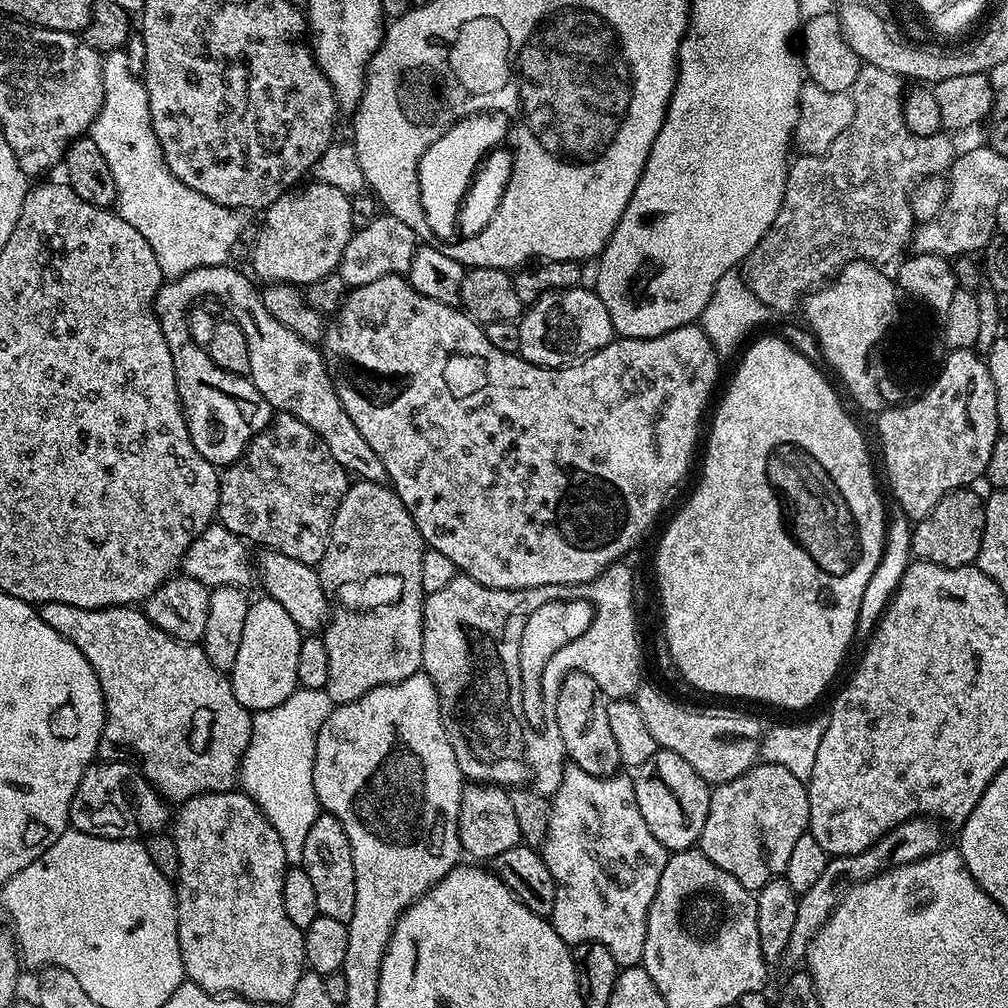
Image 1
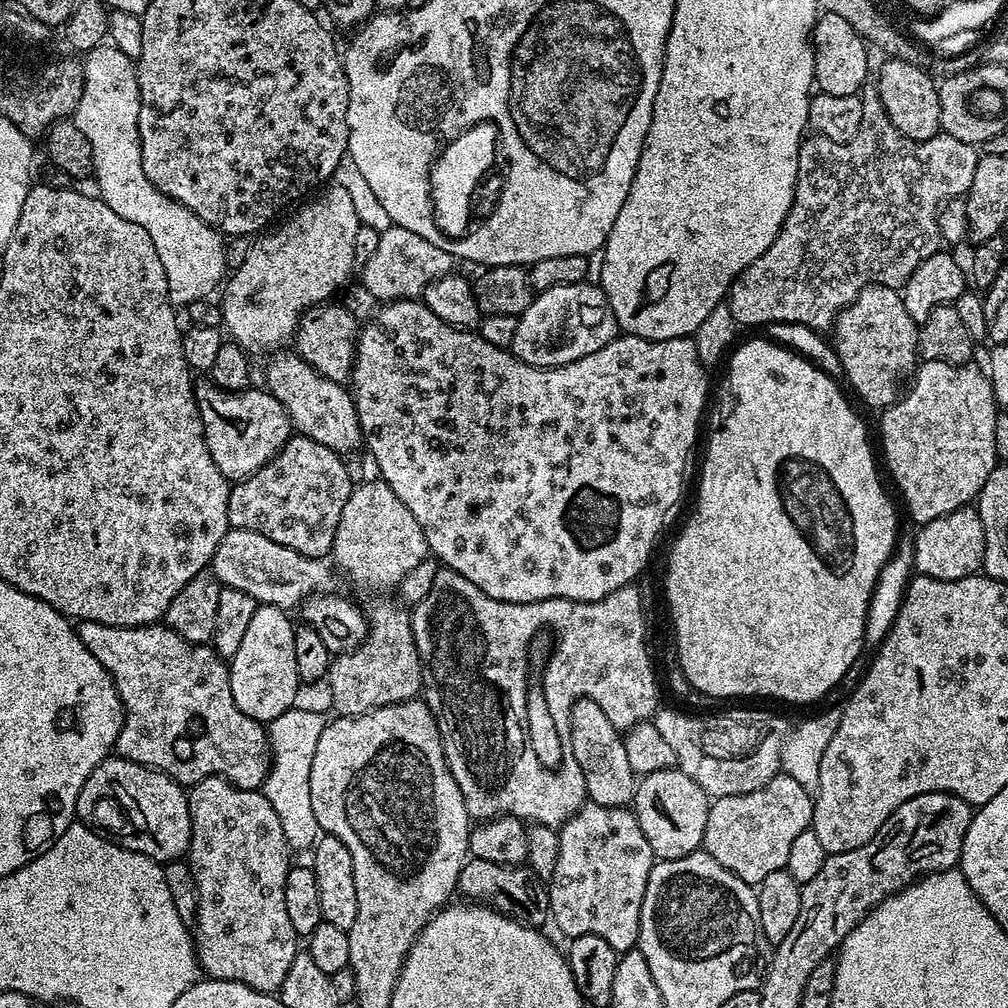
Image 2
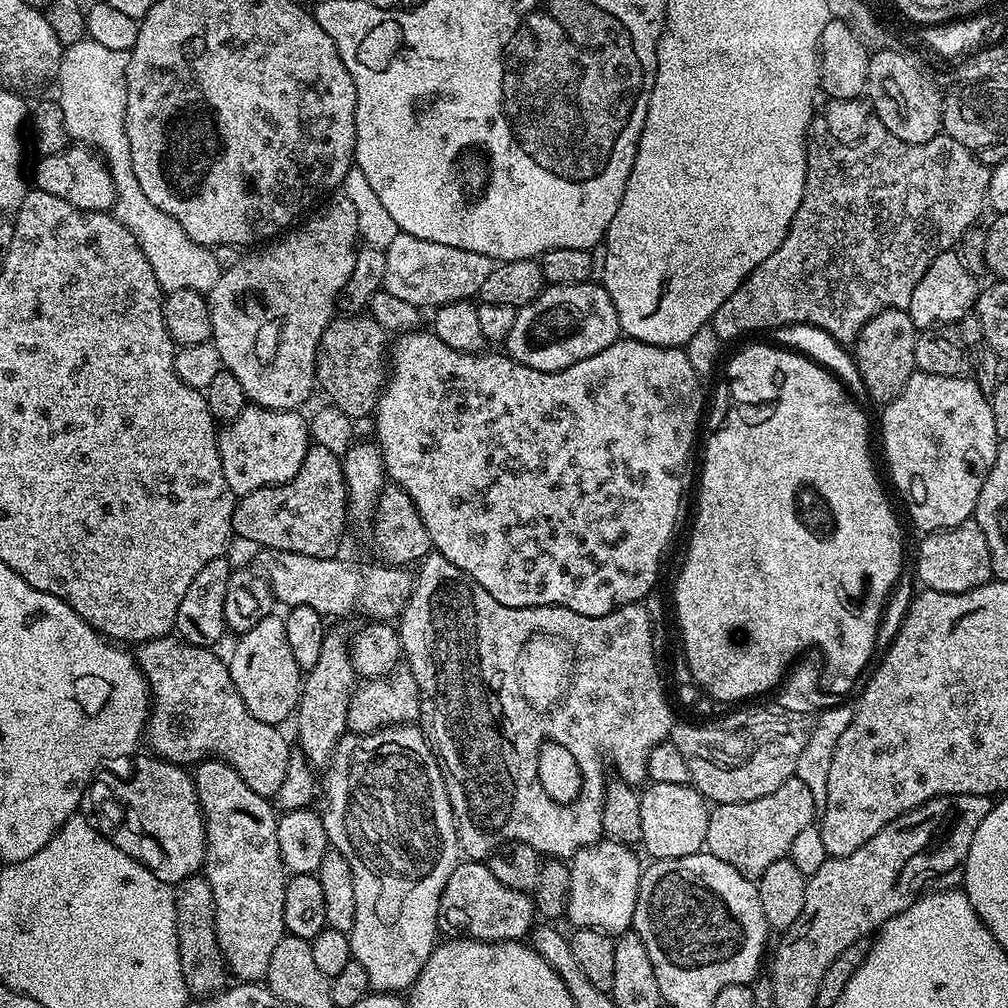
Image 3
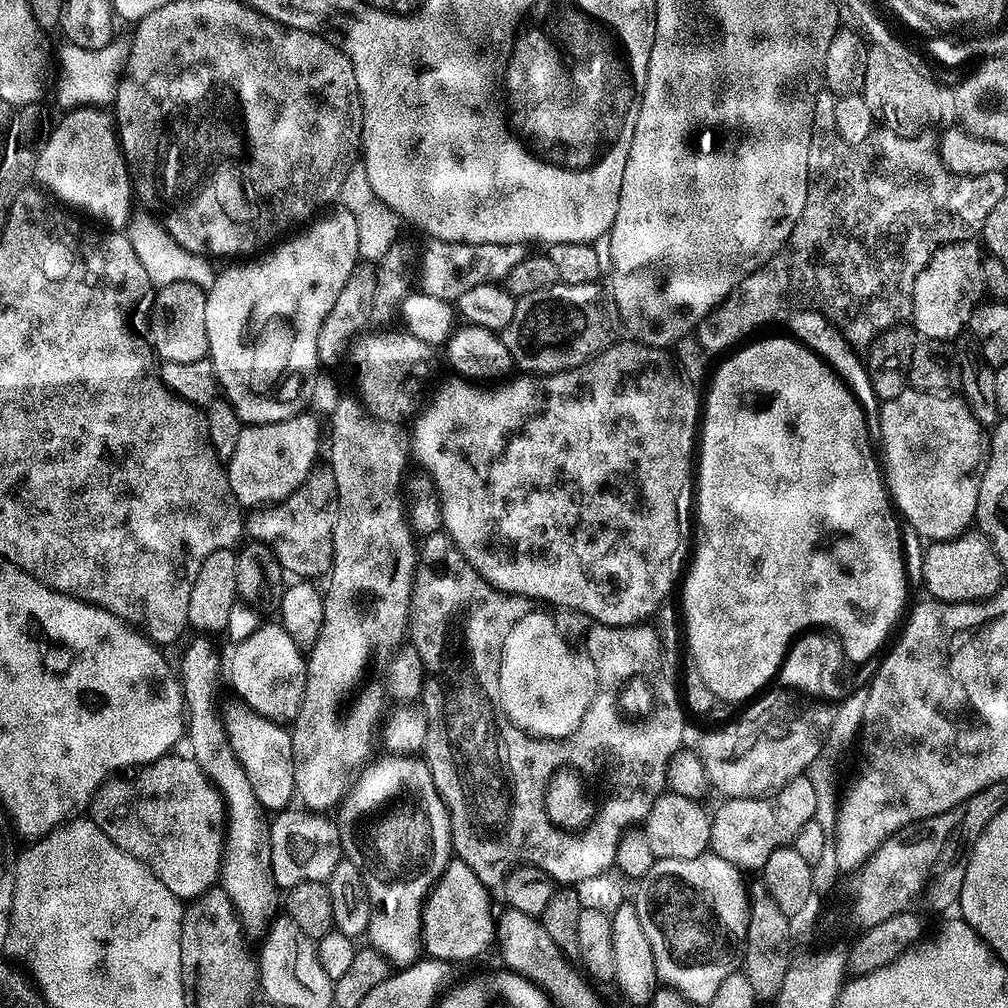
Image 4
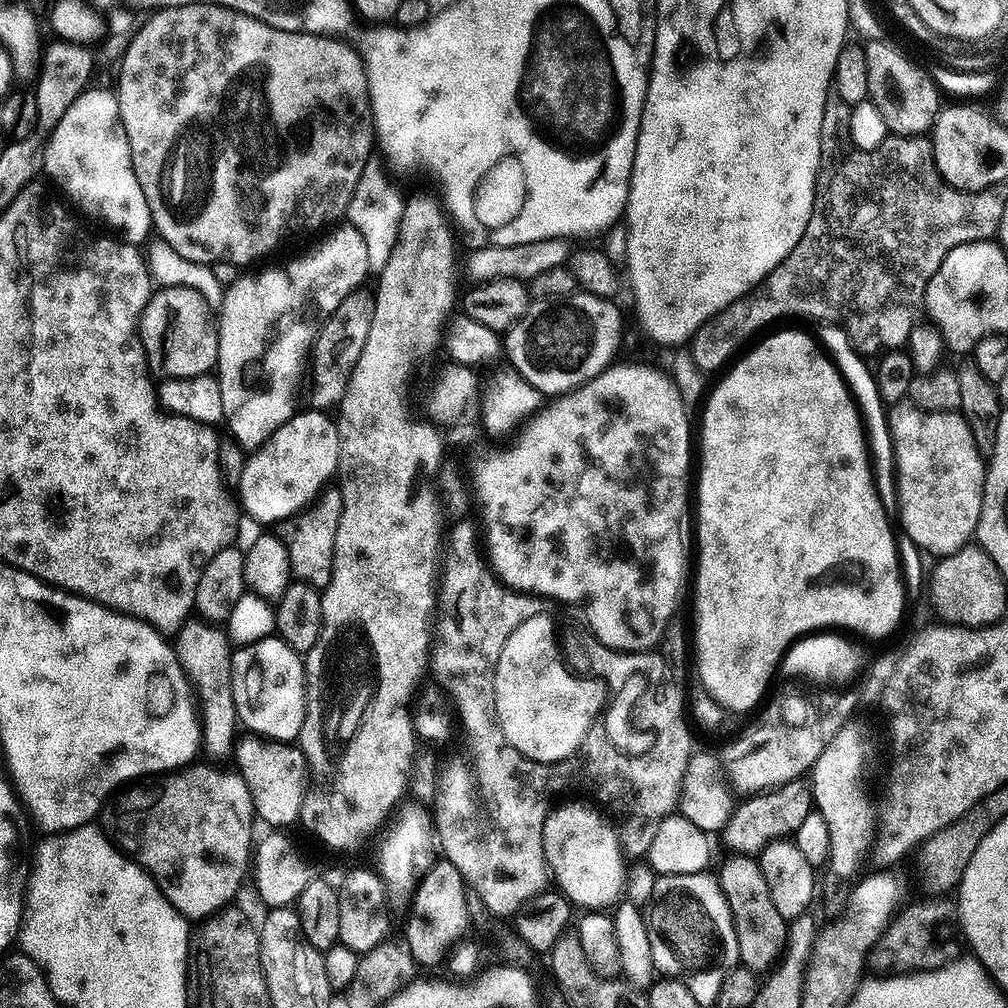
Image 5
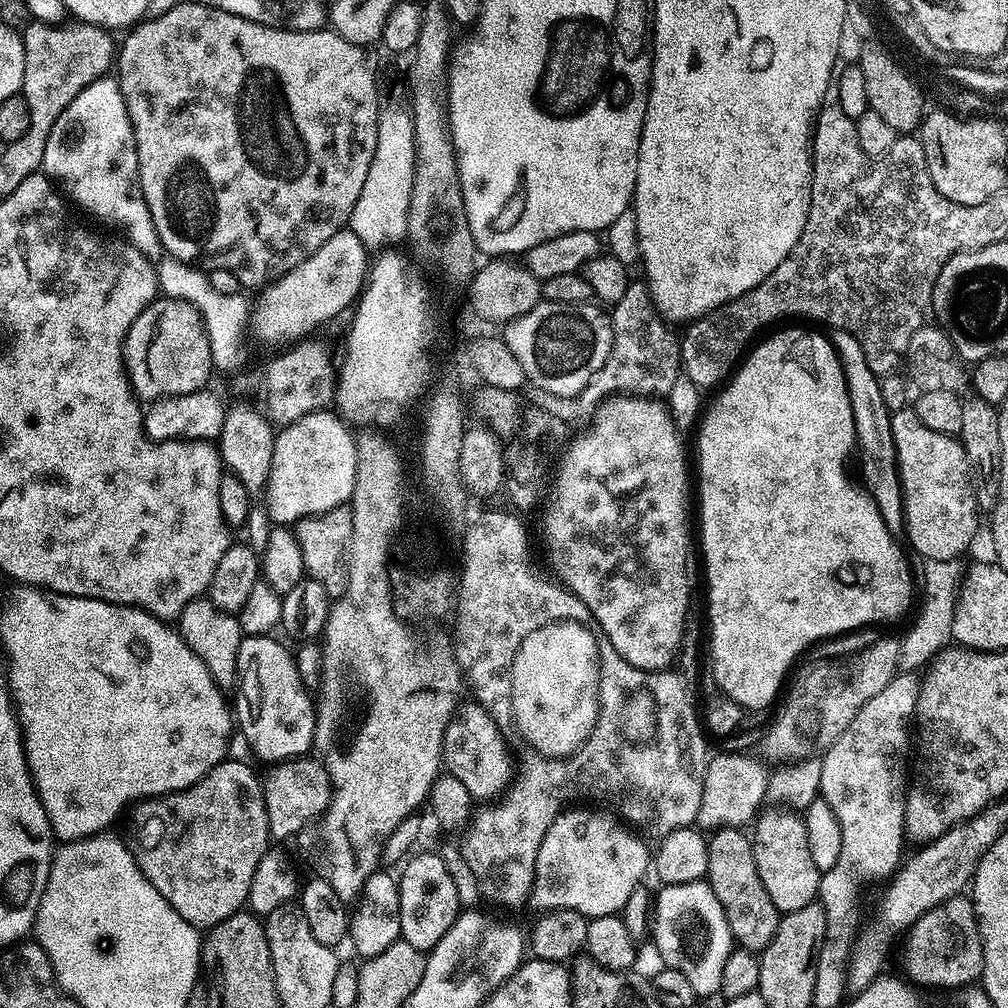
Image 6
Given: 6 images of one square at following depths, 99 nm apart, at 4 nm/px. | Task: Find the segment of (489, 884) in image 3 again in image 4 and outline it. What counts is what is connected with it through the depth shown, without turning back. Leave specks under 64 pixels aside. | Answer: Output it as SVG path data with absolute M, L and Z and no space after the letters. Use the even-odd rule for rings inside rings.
M458 858L449 860L440 881L424 901L424 917L420 923L422 948L431 959L453 962L452 960L472 960L480 956L488 947L493 947L498 936L498 920L492 917L492 900L489 889Z

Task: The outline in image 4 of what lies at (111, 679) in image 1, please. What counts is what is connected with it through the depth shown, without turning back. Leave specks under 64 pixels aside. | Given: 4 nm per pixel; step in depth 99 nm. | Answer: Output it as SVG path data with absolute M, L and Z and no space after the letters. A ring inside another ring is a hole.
M235 703L225 708L223 705L222 708L224 729L230 738L230 746L234 746L234 754L238 754L238 762L242 762L242 770L246 770L246 778L250 778L250 786L254 786L254 794L258 794L258 802L262 807L276 814L283 812L293 803L296 795L291 731L285 725L267 720L247 704Z

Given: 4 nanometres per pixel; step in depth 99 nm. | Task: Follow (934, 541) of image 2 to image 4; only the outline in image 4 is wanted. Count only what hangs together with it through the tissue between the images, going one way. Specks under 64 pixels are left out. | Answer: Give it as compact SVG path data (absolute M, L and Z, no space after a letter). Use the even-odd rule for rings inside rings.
M969 530L963 536L955 536L953 540L938 540L927 545L924 561L920 564L920 572L924 575L924 588L934 600L945 600L948 604L971 604L973 600L988 600L1002 586L1000 580L1006 576L1005 569L1000 566L1000 559L994 554L991 542L979 531Z

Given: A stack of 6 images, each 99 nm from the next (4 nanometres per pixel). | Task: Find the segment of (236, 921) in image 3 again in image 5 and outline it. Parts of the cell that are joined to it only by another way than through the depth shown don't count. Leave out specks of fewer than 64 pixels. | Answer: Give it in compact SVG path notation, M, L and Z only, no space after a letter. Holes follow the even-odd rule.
M189 618L174 633L176 657L182 670L188 676L195 699L198 701L200 721L200 743L202 752L209 761L224 762L233 755L238 739L238 717L234 706L234 686L232 685L232 654L234 644L228 641L223 627L199 618Z

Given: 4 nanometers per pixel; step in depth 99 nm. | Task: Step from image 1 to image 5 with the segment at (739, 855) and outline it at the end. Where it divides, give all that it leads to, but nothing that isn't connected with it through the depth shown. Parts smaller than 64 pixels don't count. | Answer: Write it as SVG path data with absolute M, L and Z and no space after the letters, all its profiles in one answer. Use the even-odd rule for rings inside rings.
M807 779L791 780L759 794L749 795L735 805L732 817L726 822L722 830L724 844L732 854L755 857L770 842L791 837L802 826L806 814L814 811L812 789Z

